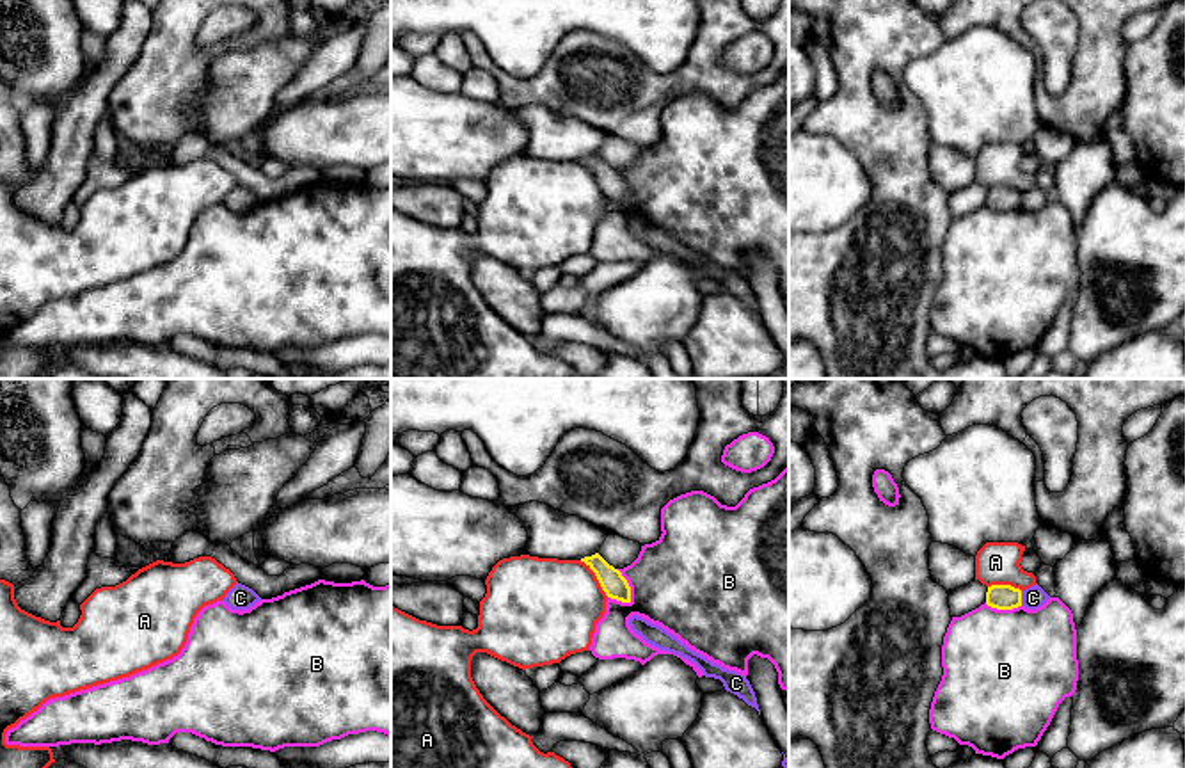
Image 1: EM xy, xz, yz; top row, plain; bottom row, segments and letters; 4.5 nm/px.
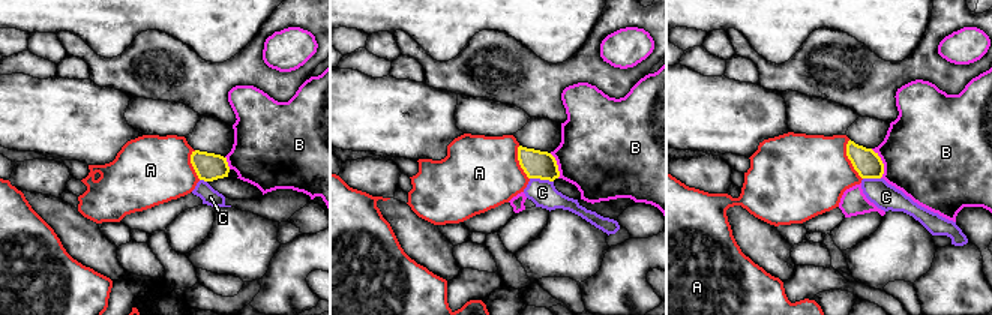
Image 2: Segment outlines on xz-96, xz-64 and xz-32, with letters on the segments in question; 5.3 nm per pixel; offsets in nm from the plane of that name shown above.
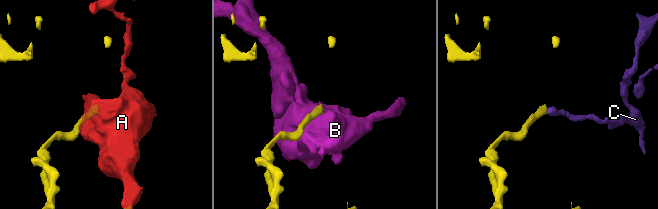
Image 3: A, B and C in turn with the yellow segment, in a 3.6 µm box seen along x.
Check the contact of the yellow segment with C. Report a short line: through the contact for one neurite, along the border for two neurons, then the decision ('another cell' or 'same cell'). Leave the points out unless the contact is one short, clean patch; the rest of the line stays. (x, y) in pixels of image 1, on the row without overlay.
line yz (1020, 194), (1022, 207); another cell

